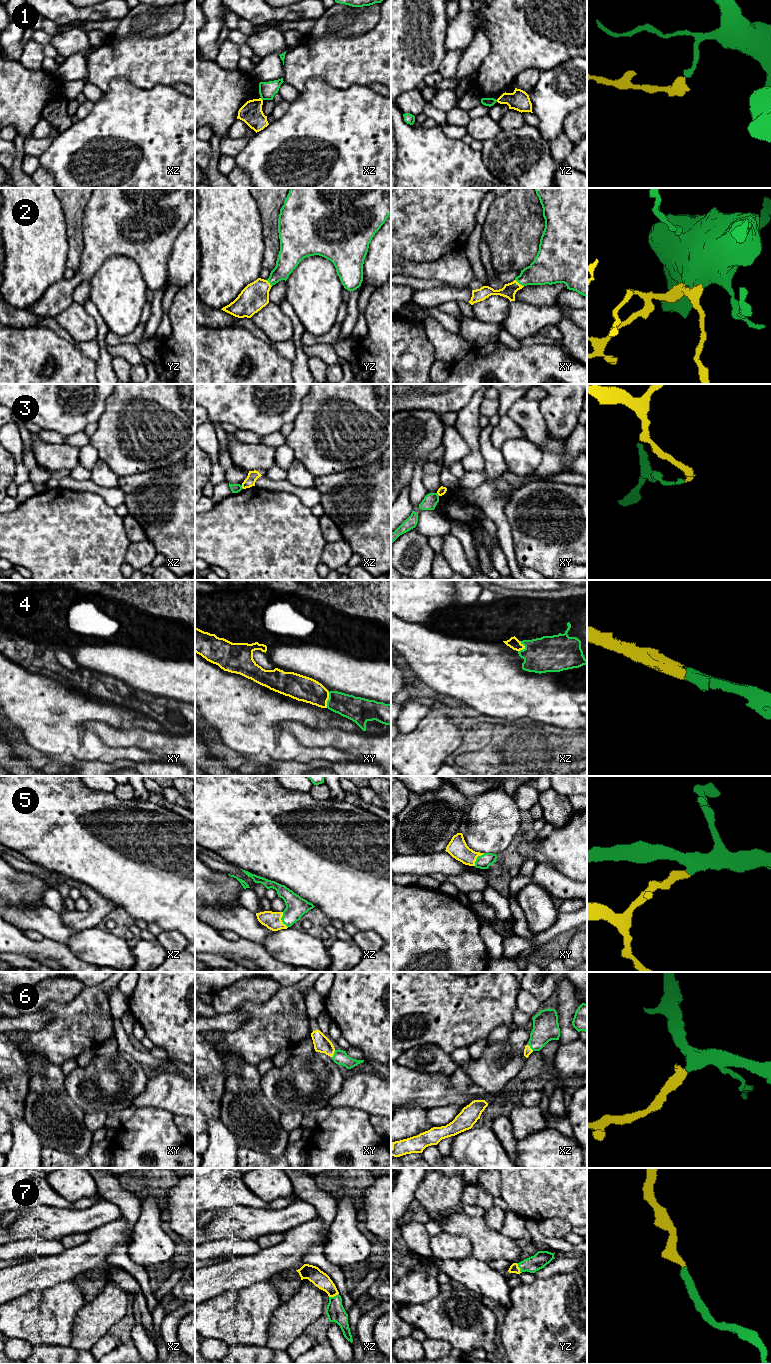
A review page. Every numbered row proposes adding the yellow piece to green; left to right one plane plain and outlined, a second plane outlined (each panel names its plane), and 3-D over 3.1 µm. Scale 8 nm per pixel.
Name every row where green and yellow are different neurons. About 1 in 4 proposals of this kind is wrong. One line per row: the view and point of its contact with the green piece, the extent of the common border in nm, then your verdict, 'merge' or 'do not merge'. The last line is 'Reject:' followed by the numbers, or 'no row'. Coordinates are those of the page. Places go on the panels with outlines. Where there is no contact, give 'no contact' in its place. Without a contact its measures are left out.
1: no contact; do not merge
2: meets green in xy at (519, 283); contact 90 nm long; merge
3: meets green in xz at (241, 487); contact 40 nm long; do not merge
4: meets green in xy at (328, 700); contact 130 nm long; merge
5: meets green in xz at (282, 920); contact 130 nm long; merge
6: meets green in xy at (334, 1054); contact 70 nm long; merge
7: meets green in xz at (334, 1296); contact 90 nm long; merge
Reject: 1, 3

